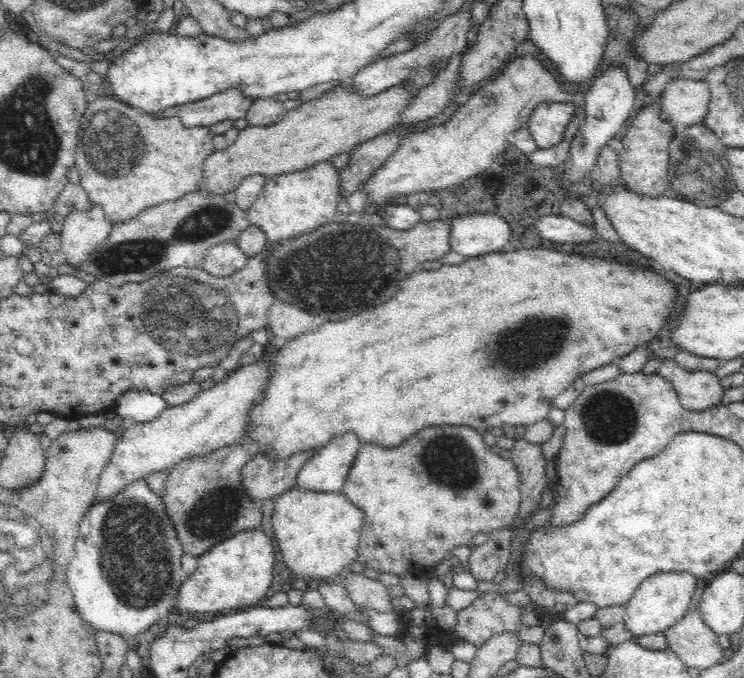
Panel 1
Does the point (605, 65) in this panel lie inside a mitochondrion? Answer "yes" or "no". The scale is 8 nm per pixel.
no

